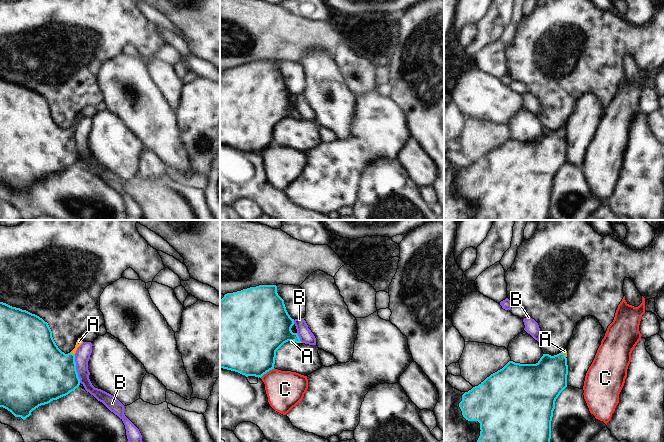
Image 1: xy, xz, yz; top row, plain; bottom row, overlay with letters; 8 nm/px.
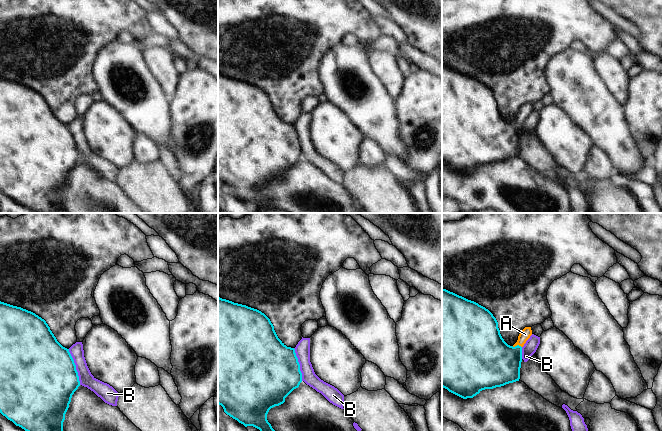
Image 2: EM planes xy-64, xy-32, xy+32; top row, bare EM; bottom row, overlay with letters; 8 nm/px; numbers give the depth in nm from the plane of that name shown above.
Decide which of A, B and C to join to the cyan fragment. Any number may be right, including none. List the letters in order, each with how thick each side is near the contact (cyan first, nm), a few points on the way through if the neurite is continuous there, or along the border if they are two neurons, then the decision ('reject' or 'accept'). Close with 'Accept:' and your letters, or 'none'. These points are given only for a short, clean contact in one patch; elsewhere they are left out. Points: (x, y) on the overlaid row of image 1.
A: calibres 420 and 50 nm; way xy (48, 373), (72, 353), (79, 341); accept
B: calibres 440 and 120 nm; reject
C: calibres 440 and 300 nm; reject
Accept: A

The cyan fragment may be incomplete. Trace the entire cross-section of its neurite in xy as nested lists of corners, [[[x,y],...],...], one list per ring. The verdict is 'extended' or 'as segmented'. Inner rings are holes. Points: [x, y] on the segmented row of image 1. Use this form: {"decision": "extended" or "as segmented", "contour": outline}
{"decision": "extended", "contour": [[[0,302],[0,407],[25,420],[39,406],[66,396],[78,388],[80,379],[76,370],[75,353],[82,343],[82,339],[78,338],[75,348],[65,354],[56,345],[47,322],[26,310]]]}

